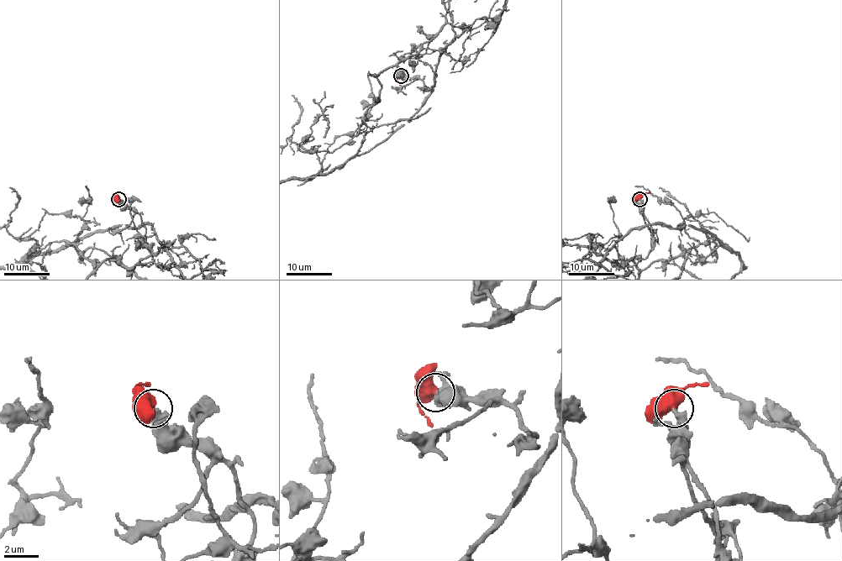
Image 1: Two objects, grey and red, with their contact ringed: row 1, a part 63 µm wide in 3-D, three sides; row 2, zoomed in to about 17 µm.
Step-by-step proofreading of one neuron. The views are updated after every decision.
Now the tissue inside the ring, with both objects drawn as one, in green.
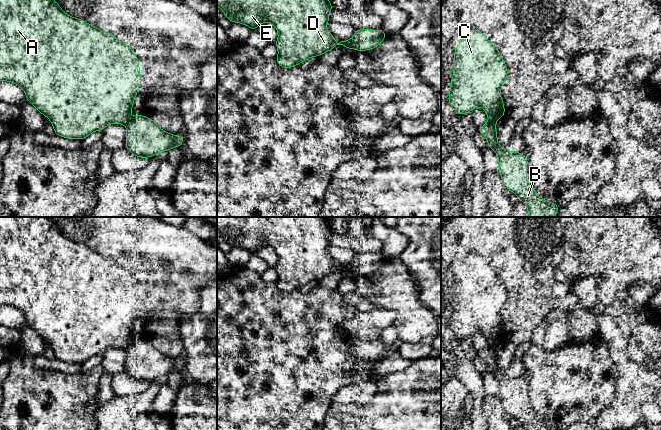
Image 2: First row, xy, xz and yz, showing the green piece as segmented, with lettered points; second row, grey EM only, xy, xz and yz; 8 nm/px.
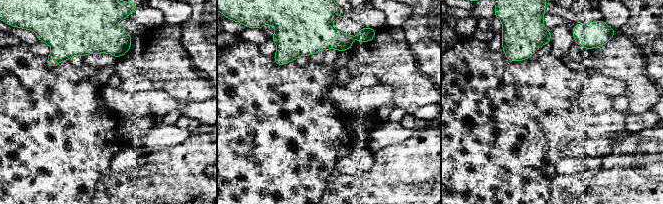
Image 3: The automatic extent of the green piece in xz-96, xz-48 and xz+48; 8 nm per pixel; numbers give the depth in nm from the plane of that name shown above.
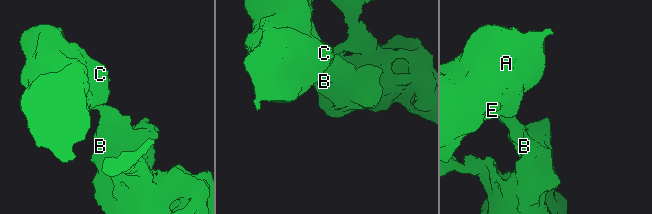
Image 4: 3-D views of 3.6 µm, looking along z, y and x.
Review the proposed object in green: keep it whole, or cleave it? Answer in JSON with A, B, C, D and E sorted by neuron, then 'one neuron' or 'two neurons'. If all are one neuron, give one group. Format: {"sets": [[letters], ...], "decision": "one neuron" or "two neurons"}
{"sets": [["A", "C", "D", "E"], ["B"]], "decision": "two neurons"}

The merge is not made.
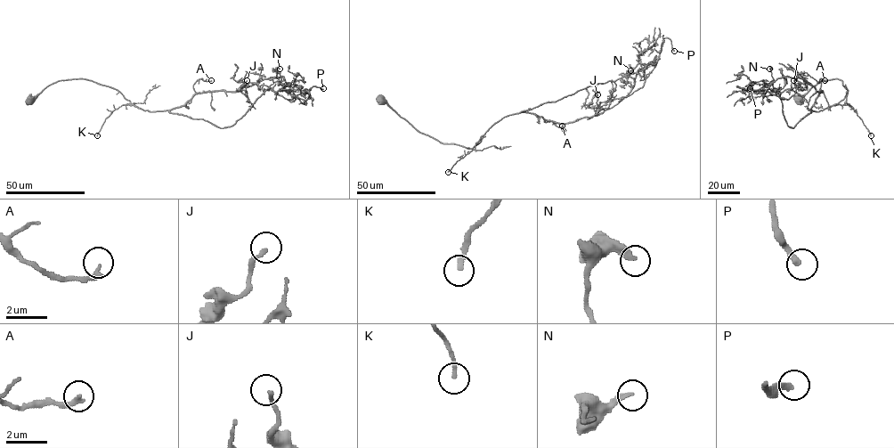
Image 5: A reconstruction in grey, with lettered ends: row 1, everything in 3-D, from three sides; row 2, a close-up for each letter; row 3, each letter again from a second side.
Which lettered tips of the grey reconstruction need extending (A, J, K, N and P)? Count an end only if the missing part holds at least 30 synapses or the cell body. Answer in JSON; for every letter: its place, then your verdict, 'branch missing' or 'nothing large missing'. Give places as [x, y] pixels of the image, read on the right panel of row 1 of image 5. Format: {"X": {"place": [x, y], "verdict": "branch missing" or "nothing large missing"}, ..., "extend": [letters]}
{"A": {"place": [824, 80], "verdict": "nothing large missing"}, "J": {"place": [793, 80], "verdict": "nothing large missing"}, "K": {"place": [871, 135], "verdict": "branch missing"}, "N": {"place": [769, 69], "verdict": "nothing large missing"}, "P": {"place": [750, 88], "verdict": "branch missing"}, "extend": ["K", "P"]}

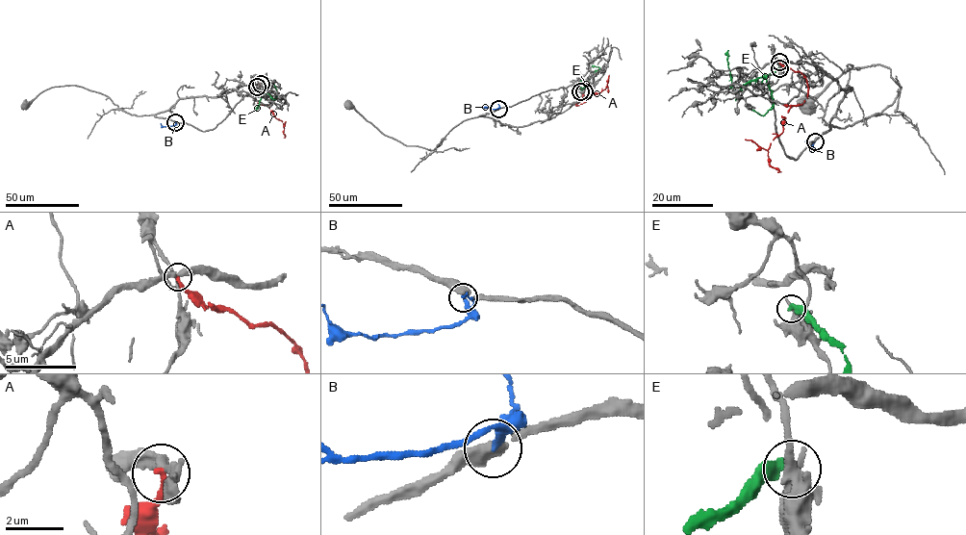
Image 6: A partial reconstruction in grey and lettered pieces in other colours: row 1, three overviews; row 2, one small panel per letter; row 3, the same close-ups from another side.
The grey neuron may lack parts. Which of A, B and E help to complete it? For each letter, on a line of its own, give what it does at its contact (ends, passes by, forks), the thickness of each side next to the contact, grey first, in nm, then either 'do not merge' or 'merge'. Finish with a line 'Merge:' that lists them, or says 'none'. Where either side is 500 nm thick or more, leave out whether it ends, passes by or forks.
A: it ends | 280/240 nm | do not merge
B: it ends | 400/260 nm | do not merge
E: it ends | 400/360 nm | do not merge
Merge: none

